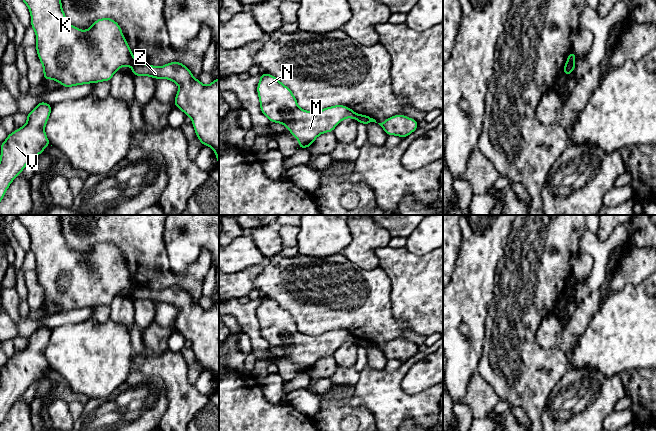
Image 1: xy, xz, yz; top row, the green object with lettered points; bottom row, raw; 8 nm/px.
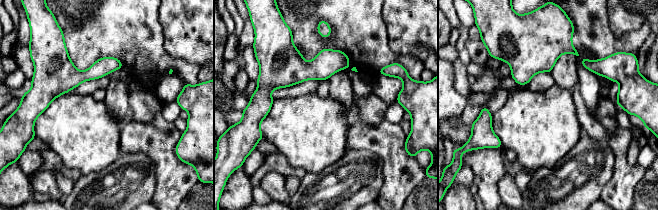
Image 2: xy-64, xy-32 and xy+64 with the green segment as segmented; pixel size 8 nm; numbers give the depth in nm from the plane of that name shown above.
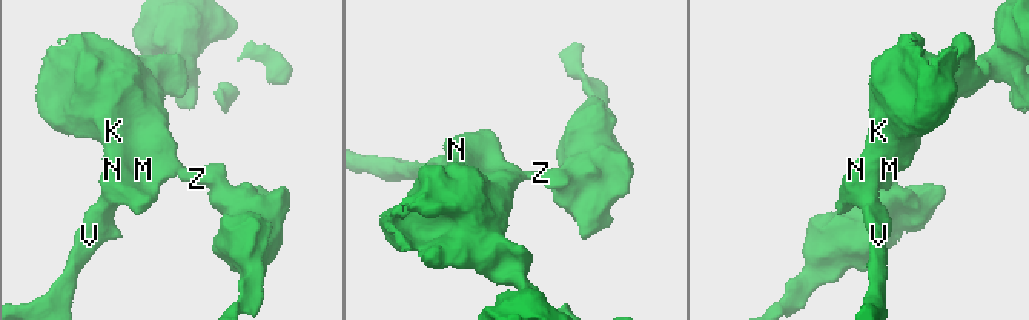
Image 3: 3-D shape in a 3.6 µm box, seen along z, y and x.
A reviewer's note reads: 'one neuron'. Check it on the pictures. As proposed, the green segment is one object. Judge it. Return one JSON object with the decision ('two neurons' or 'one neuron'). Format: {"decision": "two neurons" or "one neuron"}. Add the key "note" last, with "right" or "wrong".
{"decision": "two neurons", "note": "wrong"}

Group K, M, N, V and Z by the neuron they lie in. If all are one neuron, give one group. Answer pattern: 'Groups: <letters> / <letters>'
Groups: K M N V / Z

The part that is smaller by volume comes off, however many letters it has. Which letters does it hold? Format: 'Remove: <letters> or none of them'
Remove: Z

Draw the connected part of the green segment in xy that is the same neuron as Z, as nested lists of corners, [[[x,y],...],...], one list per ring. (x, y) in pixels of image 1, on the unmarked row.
[[[133,285],[135,300],[164,302],[178,308],[174,330],[192,342],[192,349],[202,370],[211,371],[219,388],[219,302],[210,309],[203,309],[181,286],[170,286],[161,291]]]

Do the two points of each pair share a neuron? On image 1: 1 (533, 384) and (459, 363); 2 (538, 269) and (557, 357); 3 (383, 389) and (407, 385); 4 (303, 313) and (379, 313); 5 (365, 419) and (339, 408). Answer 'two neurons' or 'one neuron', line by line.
1: two neurons
2: one neuron
3: two neurons
4: one neuron
5: one neuron

